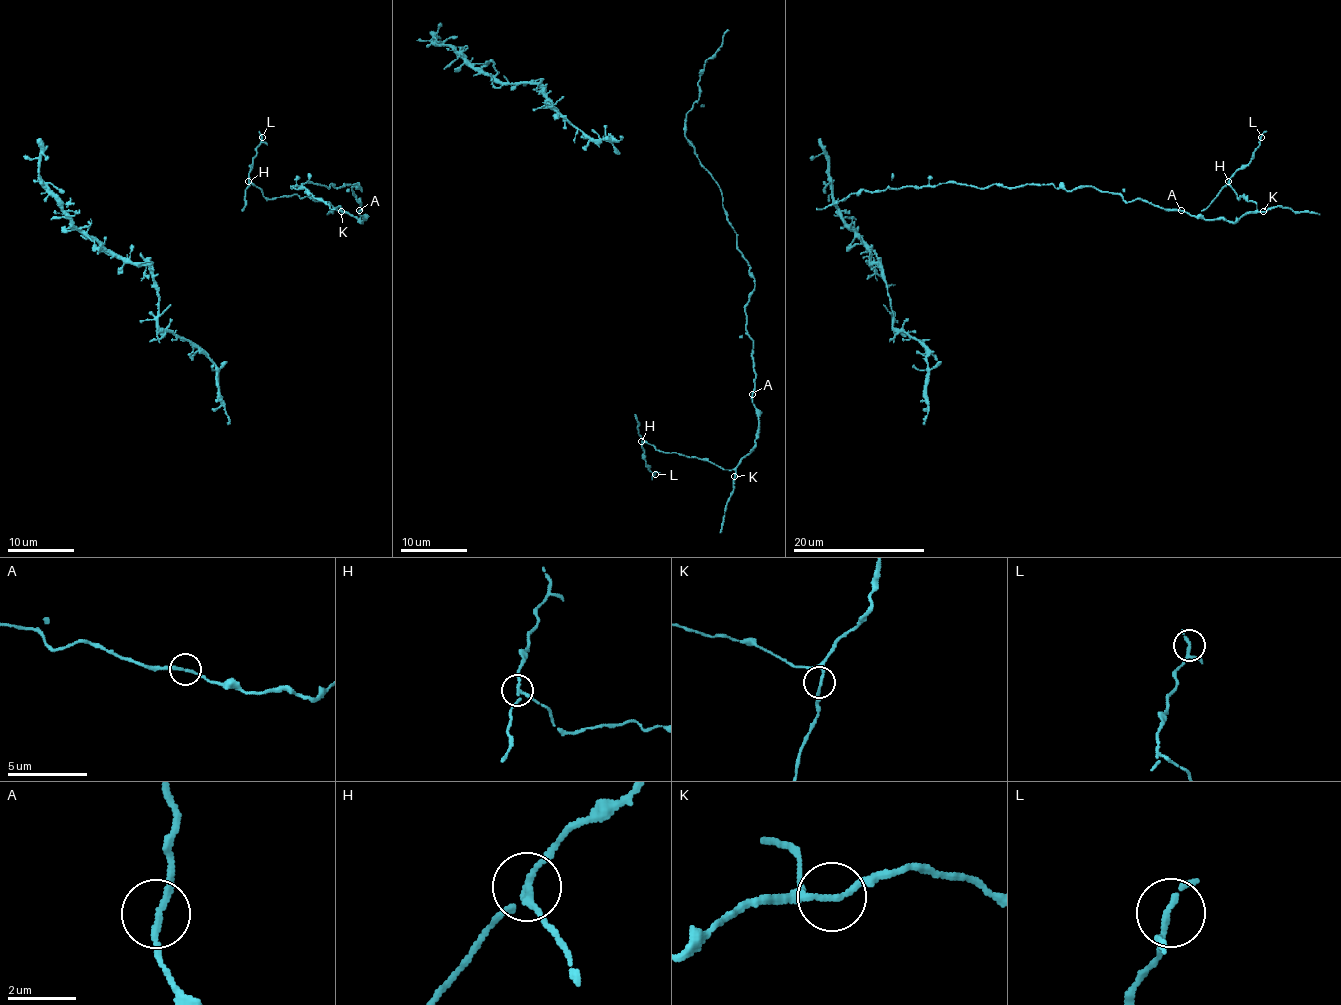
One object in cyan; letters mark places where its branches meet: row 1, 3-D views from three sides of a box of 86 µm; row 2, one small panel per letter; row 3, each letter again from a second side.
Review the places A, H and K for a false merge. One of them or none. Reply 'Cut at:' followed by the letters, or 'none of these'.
Cut at: H

